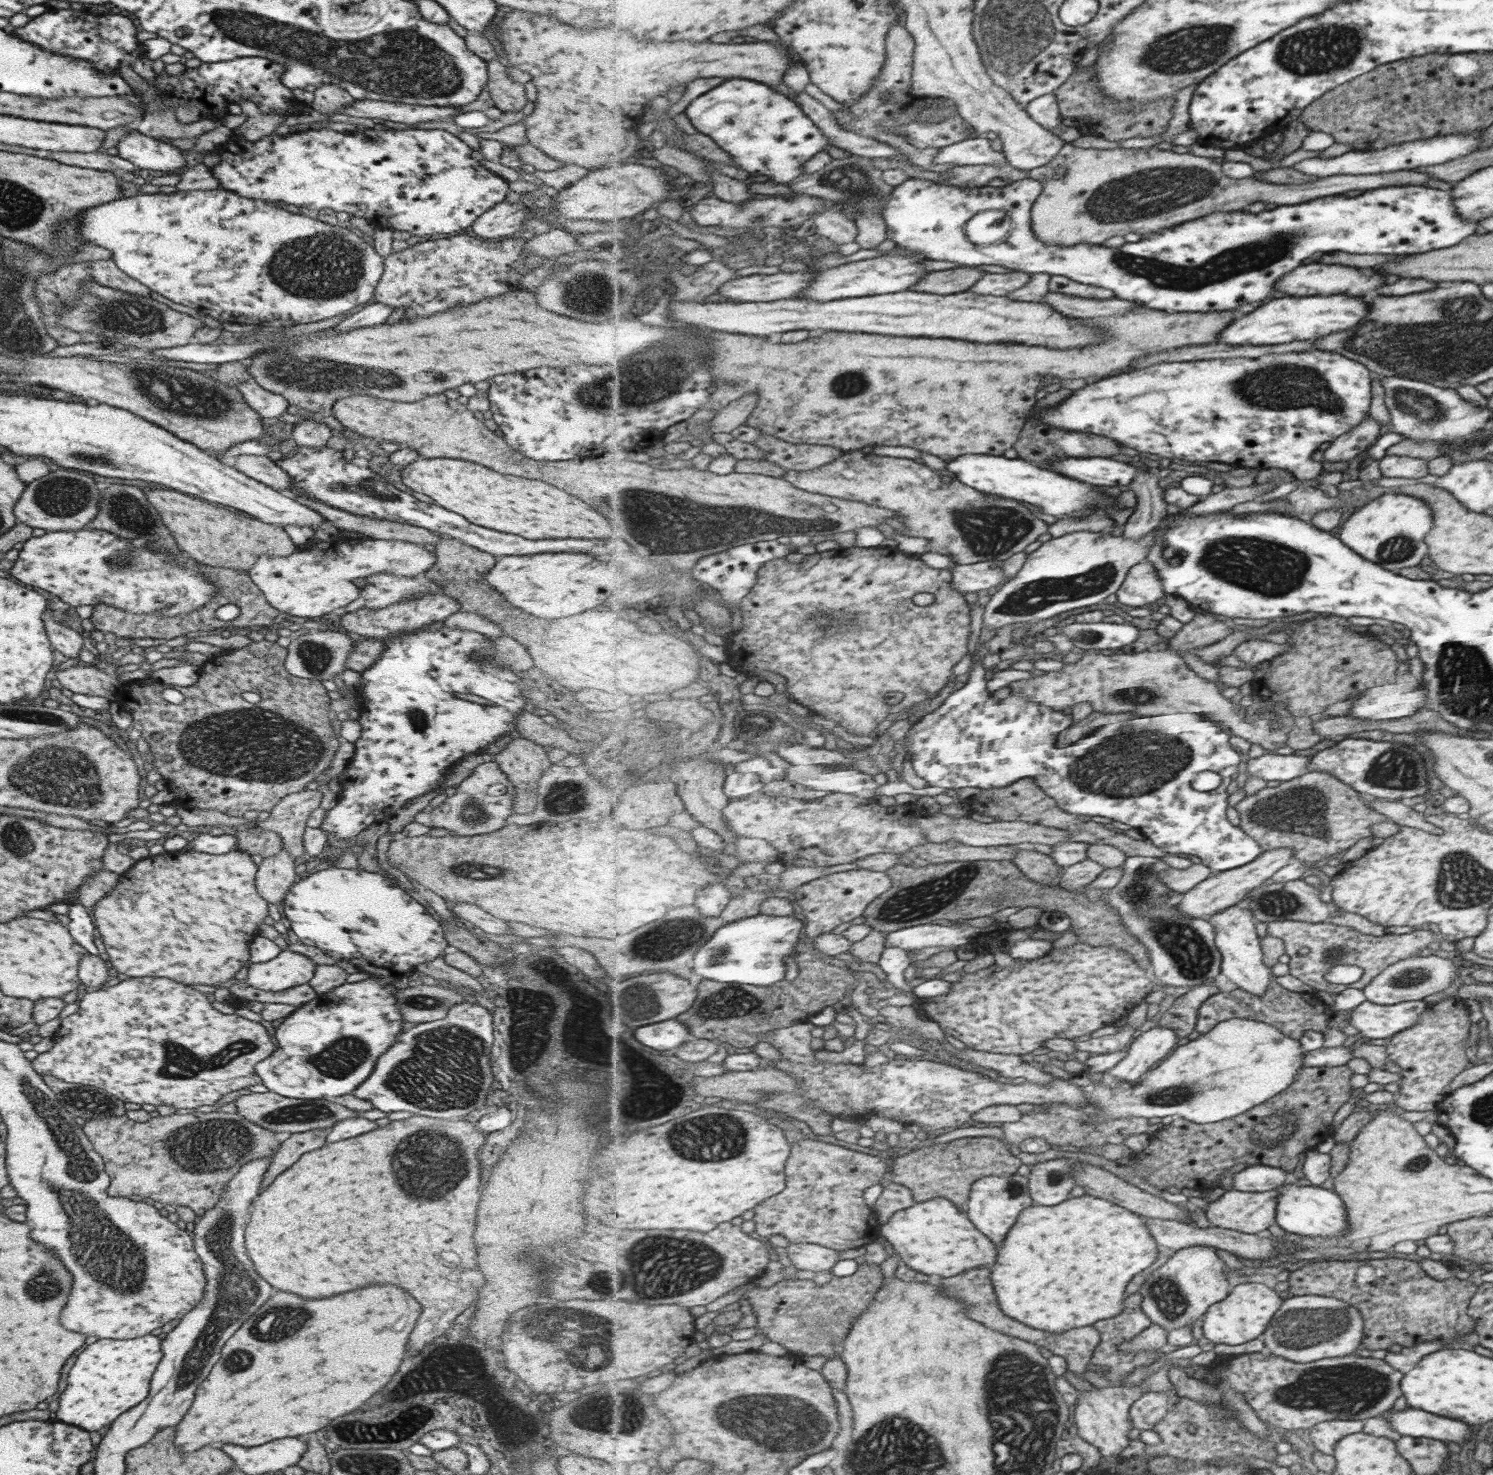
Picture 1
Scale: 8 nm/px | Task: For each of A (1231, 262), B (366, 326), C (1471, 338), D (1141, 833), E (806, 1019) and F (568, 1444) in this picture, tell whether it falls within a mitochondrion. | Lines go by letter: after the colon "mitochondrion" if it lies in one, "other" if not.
A: mitochondrion
B: other
C: mitochondrion
D: other
E: other
F: other

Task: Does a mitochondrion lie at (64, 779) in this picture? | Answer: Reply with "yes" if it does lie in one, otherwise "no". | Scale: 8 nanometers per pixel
yes

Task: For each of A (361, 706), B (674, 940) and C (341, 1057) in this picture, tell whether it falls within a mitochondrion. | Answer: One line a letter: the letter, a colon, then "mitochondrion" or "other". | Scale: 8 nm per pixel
A: other
B: mitochondrion
C: mitochondrion

